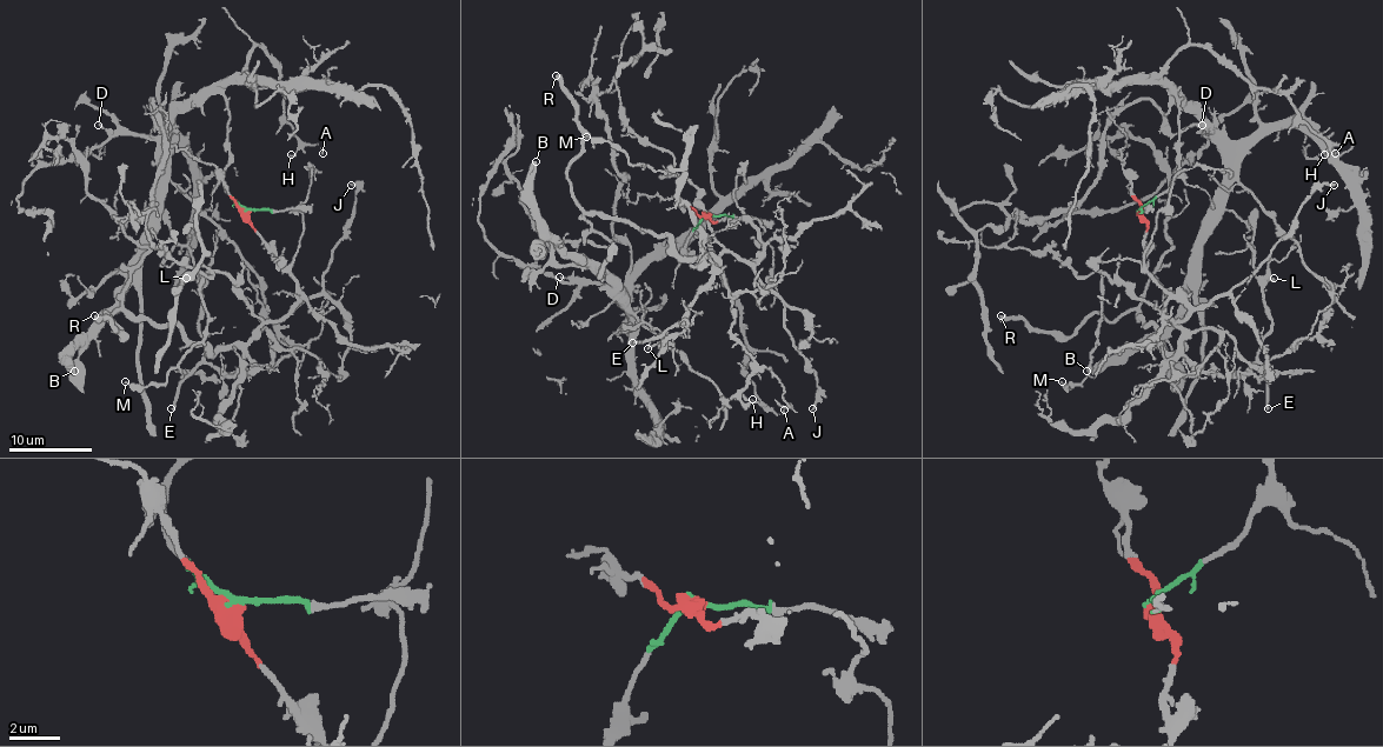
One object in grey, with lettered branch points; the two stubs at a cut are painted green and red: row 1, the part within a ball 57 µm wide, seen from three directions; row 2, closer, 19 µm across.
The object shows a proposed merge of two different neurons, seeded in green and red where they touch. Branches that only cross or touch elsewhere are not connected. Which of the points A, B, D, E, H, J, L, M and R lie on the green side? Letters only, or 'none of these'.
A, B, D, H

